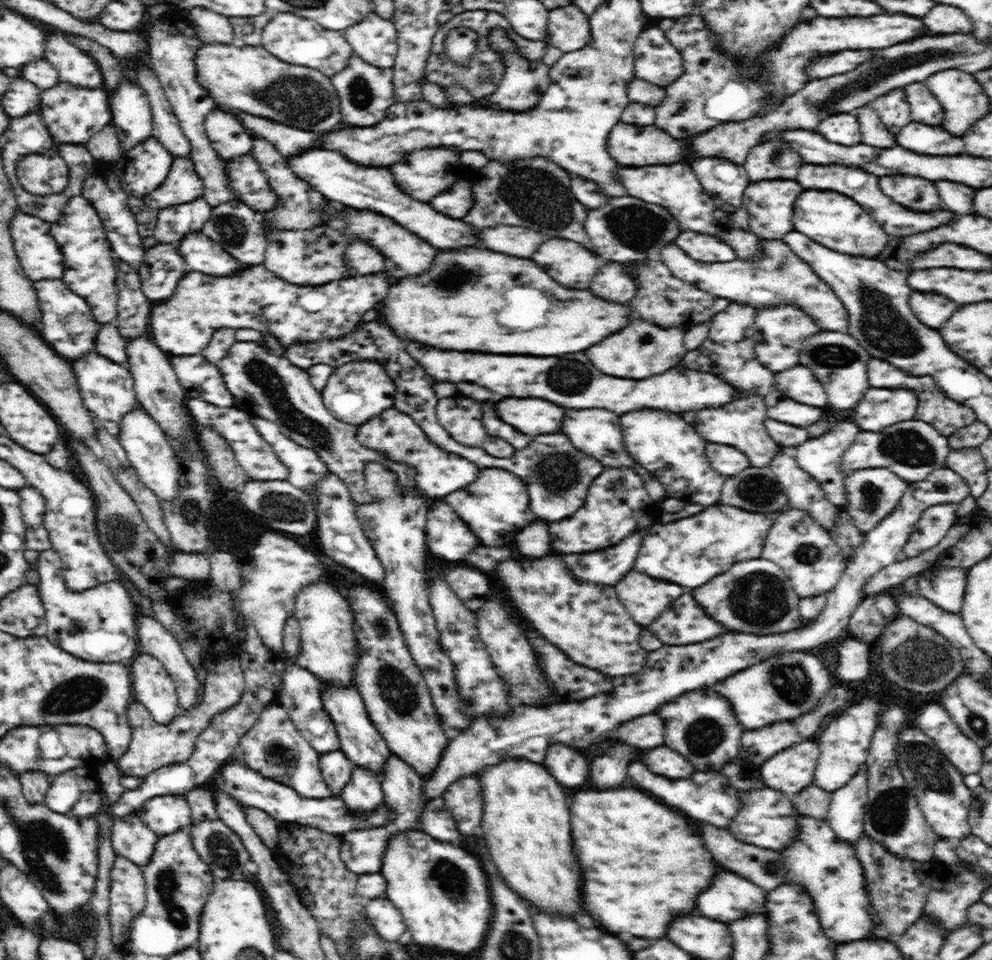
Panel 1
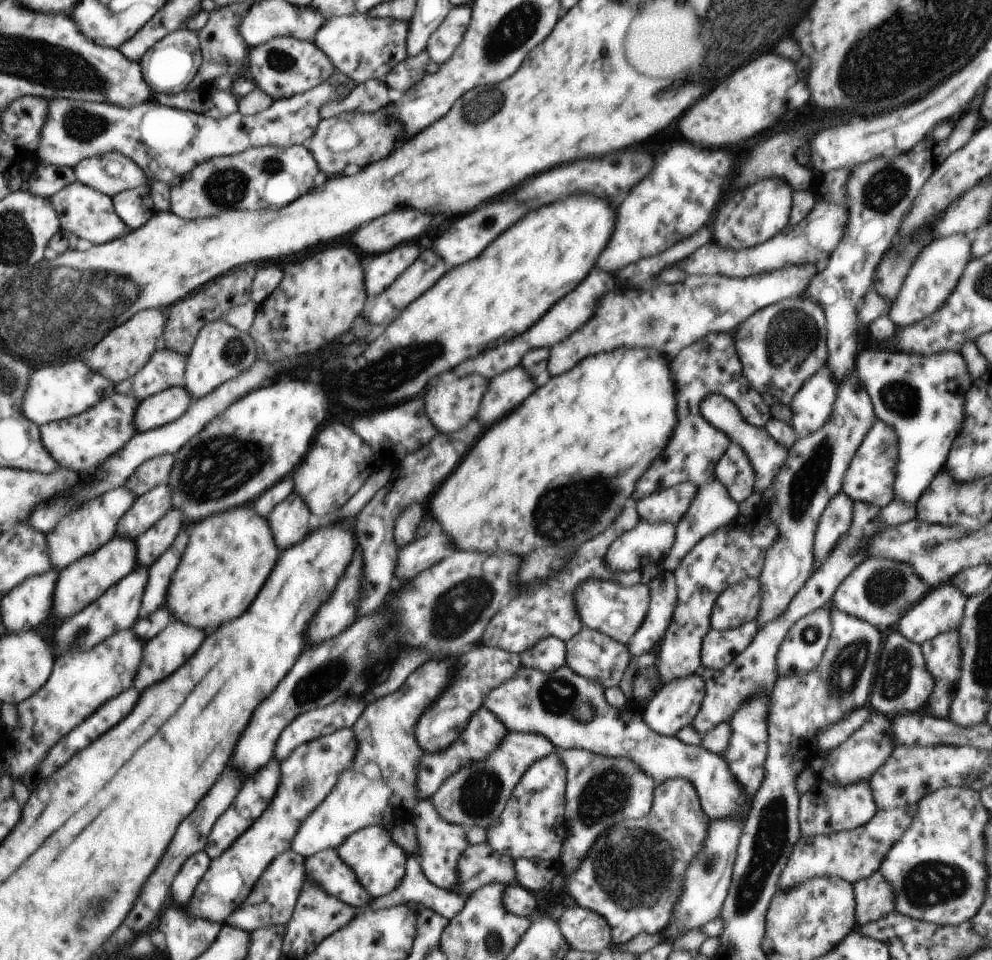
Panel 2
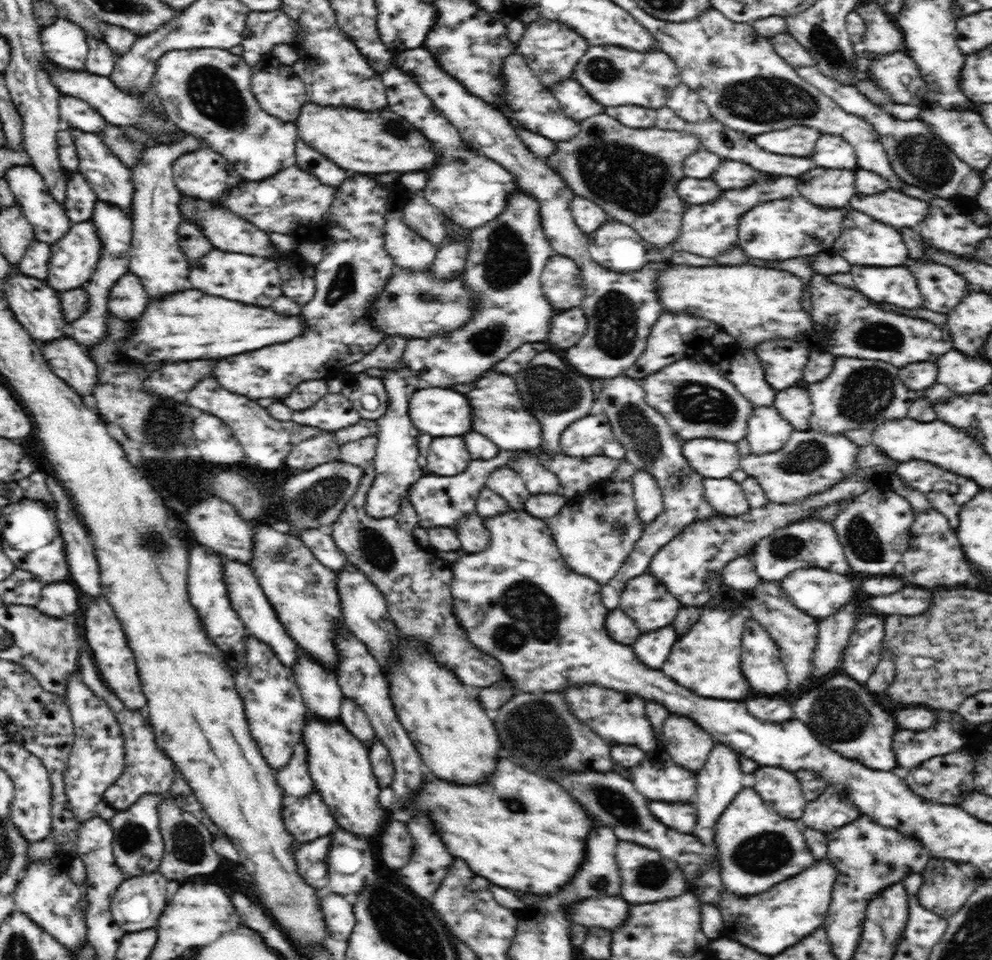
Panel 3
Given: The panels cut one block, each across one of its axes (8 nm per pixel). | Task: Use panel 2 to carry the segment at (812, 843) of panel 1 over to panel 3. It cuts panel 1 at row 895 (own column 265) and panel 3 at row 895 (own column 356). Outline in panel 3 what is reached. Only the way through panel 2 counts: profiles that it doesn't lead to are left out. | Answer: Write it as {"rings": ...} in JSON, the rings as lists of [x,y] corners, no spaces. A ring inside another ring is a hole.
{"rings":[[[754,788],[740,790],[715,824],[714,845],[717,847],[719,873],[725,888],[740,894],[740,897],[760,894],[811,867],[816,860],[800,827],[798,821],[780,816]]]}

